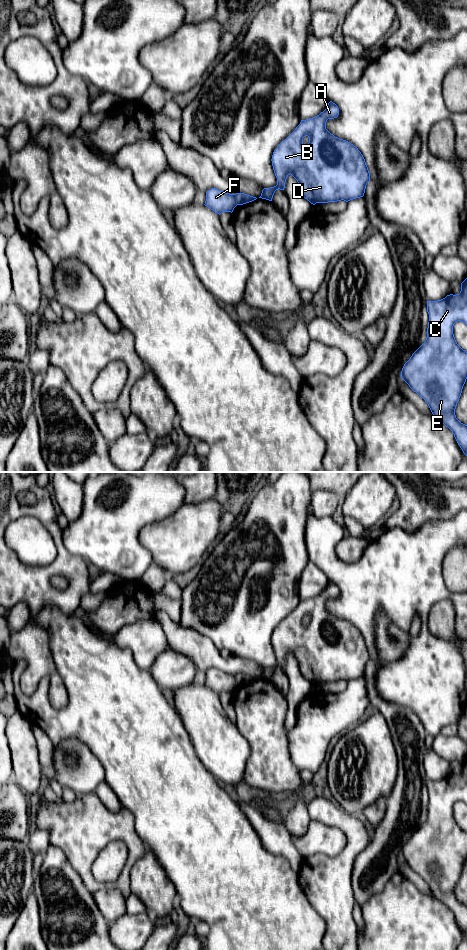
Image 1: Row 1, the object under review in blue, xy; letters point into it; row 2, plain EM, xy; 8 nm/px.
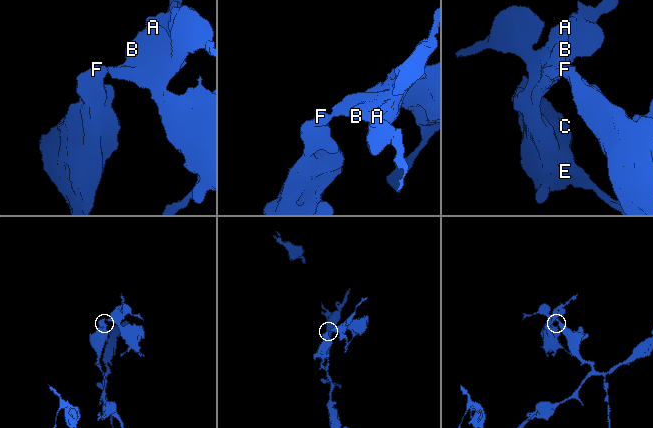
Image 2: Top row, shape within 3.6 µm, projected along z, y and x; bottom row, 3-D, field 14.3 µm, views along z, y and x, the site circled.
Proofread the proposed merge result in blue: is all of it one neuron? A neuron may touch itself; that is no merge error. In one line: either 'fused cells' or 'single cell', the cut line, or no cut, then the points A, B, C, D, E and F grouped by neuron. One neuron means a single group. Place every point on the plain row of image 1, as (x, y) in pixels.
fused cells | xy (234, 674), (237, 684) | A B C D E / F

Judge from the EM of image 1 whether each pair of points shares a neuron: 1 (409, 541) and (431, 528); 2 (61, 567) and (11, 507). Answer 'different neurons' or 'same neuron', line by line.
1: same neuron
2: same neuron

